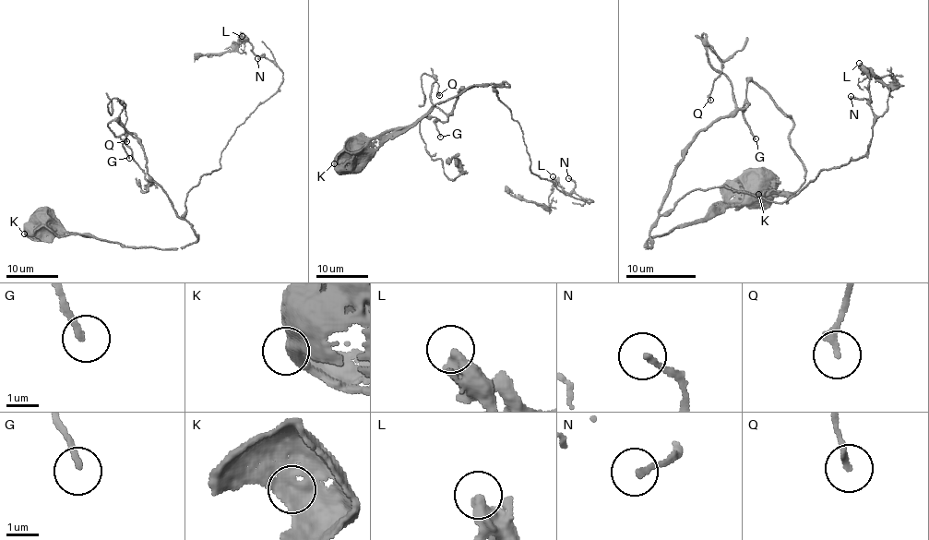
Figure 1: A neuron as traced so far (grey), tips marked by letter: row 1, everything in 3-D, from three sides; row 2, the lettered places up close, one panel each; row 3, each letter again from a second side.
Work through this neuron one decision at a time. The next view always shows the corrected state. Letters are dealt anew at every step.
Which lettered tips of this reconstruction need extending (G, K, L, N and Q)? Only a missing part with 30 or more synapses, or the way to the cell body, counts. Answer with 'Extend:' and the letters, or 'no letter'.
Extend: G, L

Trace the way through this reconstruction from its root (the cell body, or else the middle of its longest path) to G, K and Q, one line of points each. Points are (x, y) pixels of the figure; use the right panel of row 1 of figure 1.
G: (751, 184), (754, 197), (649, 238), (647, 248), (669, 180), (694, 137), (746, 102), (744, 117), (756, 138)
K: (751, 184), (755, 196), (765, 190), (766, 186), (758, 194)
Q: (751, 184), (754, 197), (649, 238), (647, 248), (690, 141), (736, 107), (708, 45), (720, 64), (710, 100)

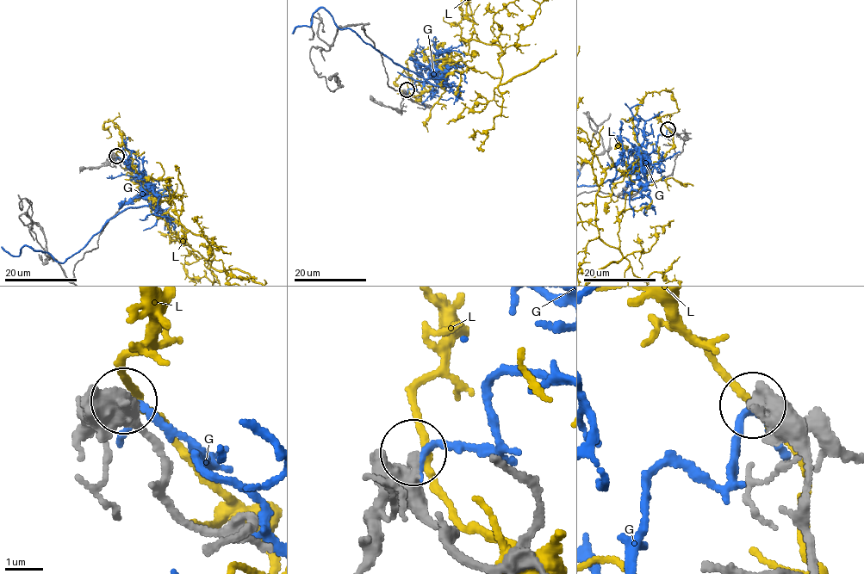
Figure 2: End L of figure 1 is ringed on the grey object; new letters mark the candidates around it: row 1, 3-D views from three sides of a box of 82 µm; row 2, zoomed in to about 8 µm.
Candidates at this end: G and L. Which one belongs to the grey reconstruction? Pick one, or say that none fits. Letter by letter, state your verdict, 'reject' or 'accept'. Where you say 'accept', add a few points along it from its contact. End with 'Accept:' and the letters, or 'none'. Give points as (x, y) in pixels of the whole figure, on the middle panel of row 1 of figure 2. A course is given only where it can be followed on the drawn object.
G: reject
L: reject
Accept: none

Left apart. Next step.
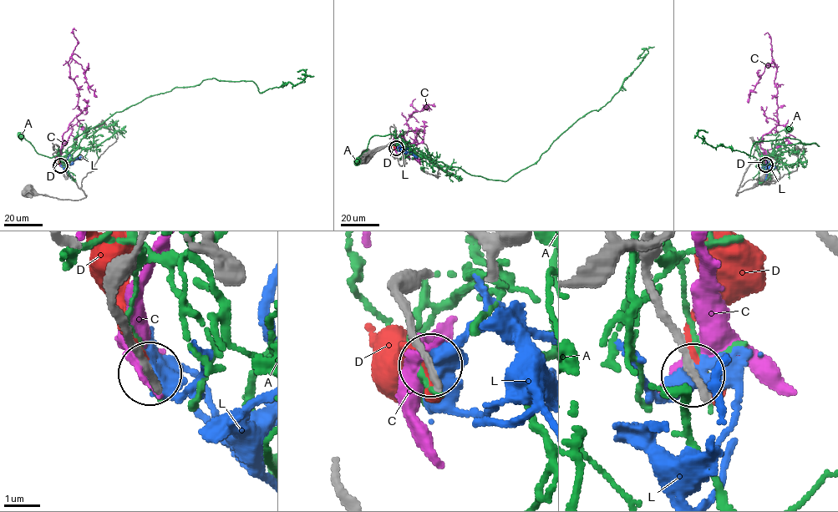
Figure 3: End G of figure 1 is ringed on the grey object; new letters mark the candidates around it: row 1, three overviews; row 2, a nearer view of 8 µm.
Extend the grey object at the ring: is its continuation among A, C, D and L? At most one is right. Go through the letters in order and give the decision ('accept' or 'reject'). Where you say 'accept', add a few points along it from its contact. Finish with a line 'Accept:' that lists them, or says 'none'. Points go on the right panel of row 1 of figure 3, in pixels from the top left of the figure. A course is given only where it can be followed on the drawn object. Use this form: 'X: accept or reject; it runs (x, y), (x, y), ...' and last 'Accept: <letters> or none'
A: reject
C: reject
D: reject
L: accept; it runs (765, 164), (768, 166), (765, 169), (777, 166)
Accept: L

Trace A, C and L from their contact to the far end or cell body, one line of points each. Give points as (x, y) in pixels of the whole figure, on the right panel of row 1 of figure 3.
A: (765, 165), (775, 144), (819, 146), (761, 140), (749, 154), (713, 148), (697, 134), (708, 132)
C: (764, 164), (765, 152), (759, 142), (762, 136), (779, 124), (774, 63), (766, 64), (749, 91), (748, 103)
L: (765, 164), (768, 166), (765, 169), (777, 166)

